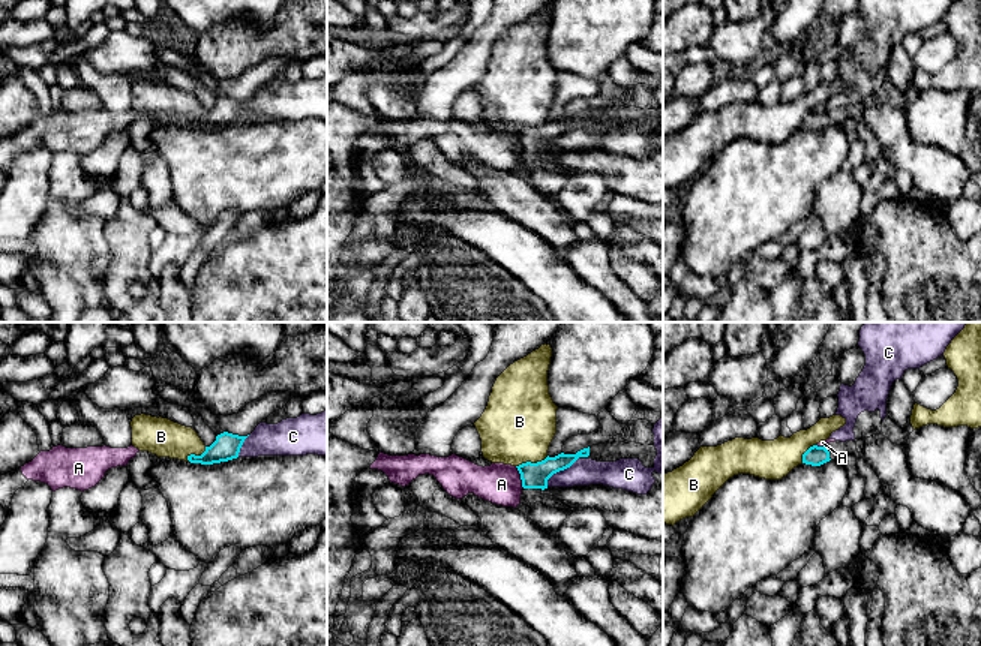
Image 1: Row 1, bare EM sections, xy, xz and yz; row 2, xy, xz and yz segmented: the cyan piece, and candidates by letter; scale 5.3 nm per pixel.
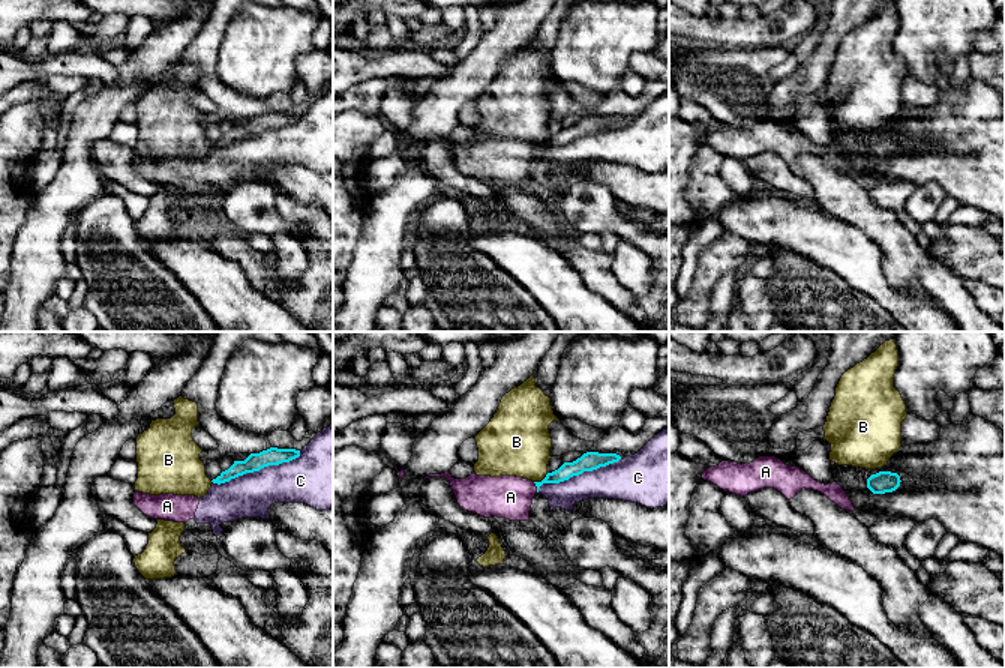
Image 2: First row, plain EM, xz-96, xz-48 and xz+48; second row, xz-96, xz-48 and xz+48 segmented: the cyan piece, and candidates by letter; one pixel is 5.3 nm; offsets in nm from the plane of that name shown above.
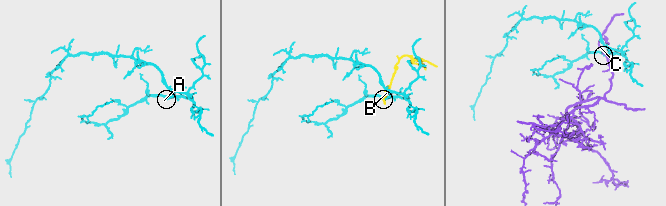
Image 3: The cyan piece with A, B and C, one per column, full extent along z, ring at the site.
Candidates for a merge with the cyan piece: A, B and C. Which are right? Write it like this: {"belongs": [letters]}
{"belongs": []}

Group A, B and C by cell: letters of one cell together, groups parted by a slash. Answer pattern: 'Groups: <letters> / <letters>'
Groups: A C / B

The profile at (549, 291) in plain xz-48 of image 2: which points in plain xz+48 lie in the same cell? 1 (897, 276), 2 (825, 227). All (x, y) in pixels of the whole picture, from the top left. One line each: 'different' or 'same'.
1: different
2: same

